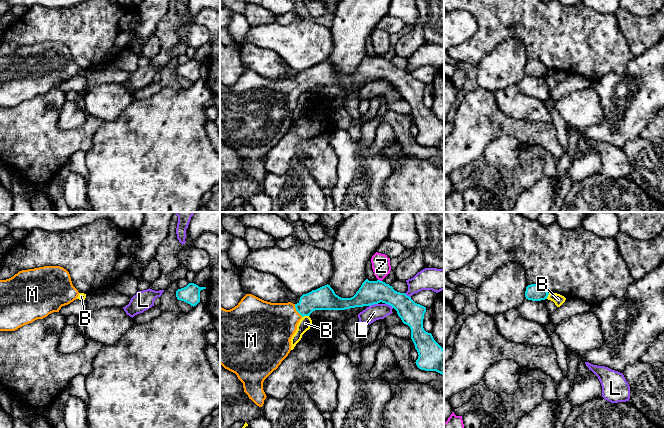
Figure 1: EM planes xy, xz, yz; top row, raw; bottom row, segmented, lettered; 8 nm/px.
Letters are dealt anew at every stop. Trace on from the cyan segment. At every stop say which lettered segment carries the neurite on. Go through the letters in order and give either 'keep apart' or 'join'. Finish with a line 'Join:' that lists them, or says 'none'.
B: keep apart
L: keep apart
M: join
Z: keep apart
Join: M

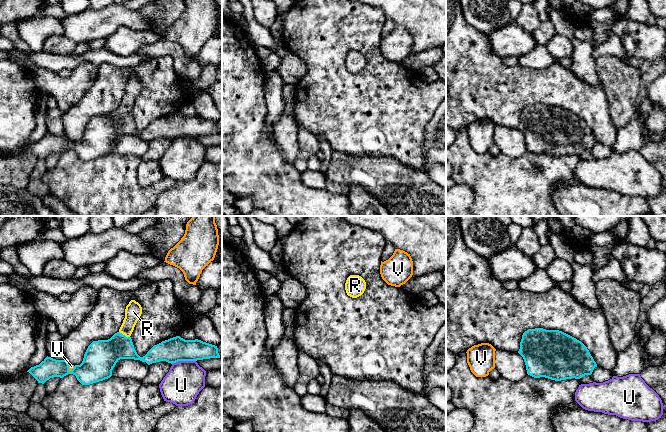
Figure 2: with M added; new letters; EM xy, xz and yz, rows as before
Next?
R: join
U: keep apart
V: keep apart
Join: R

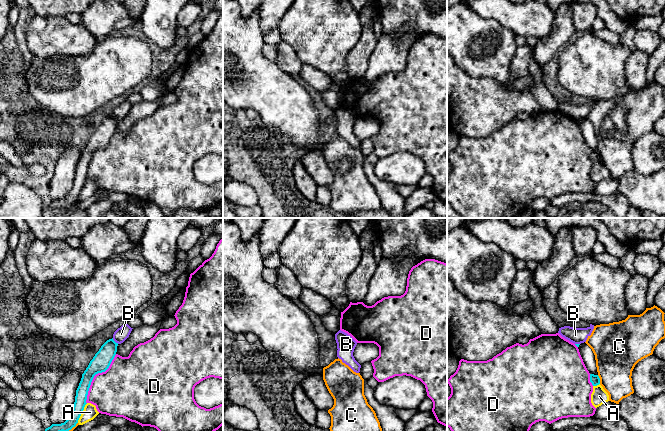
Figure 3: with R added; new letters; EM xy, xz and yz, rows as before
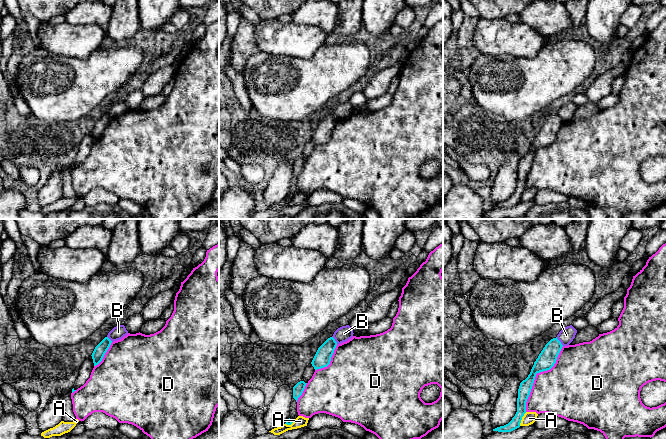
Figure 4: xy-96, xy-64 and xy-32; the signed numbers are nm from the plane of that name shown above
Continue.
A: keep apart
B: keep apart
C: keep apart
D: keep apart
Join: none

